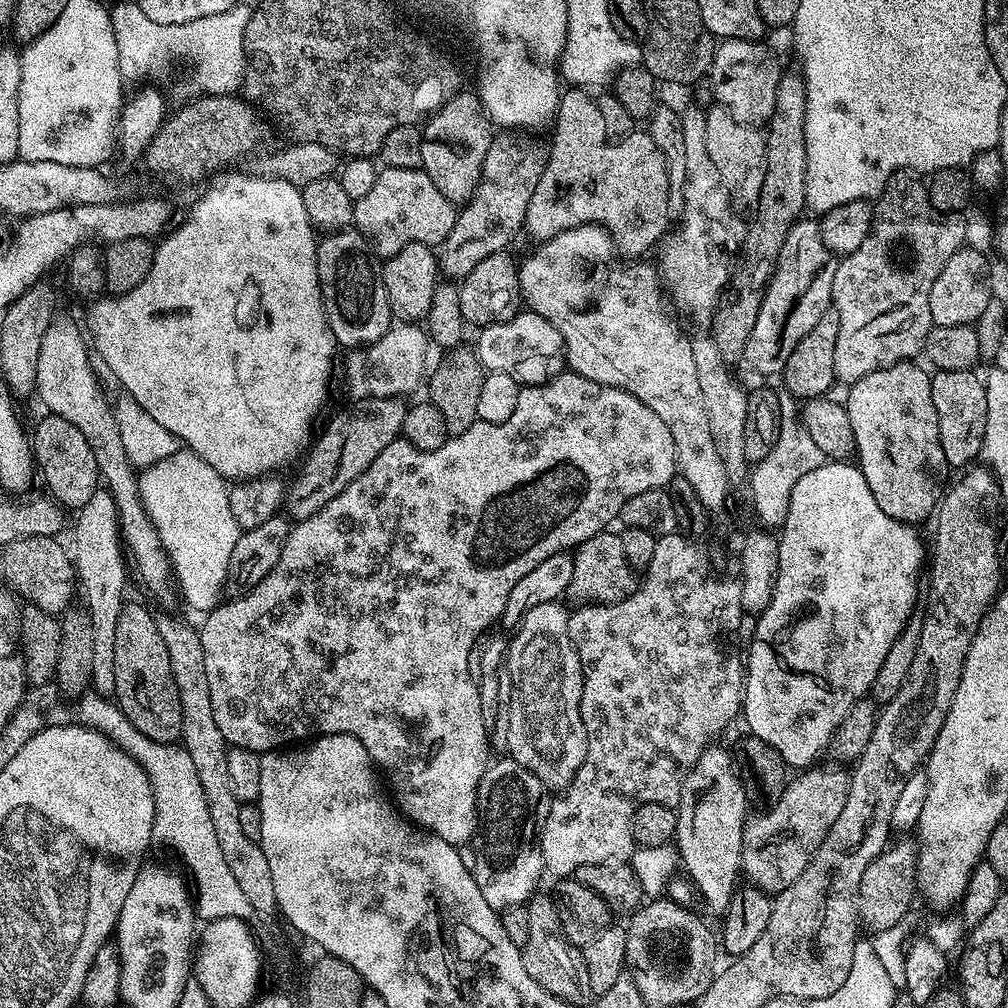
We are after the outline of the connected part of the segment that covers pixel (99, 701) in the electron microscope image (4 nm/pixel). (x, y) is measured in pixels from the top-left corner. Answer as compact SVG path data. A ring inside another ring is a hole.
M85 690L68 702L69 704L57 702L50 710L48 720L52 724L80 724L83 728L93 728L96 732L109 736L120 749L130 753L151 778L151 789L155 796L153 839L172 848L190 872L194 882L193 905L197 917L204 922L226 917L251 921L255 912L239 889L238 882L234 882L234 874L219 848L202 782L199 781L198 770L195 769L189 752L182 746L158 743L146 737L134 728L116 701L95 690Z

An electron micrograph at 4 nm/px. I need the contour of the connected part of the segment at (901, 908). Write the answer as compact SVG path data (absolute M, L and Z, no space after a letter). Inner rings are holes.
M900 838L900 841L889 843L883 852L880 852L870 862L870 866L866 866L866 874L862 874L862 882L860 883L860 895L858 897L858 907L860 910L861 921L865 925L868 924L876 932L888 932L895 924L900 924L904 920L904 915L912 908L912 903L918 897L918 869L920 867L920 845L915 839L904 840L908 838Z

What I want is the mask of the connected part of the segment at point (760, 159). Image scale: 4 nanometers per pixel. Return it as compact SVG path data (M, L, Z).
M719 106L709 107L706 118L706 151L718 169L718 178L728 195L731 211L751 213L762 190L762 178L766 174L766 146L764 132L759 127L738 122Z

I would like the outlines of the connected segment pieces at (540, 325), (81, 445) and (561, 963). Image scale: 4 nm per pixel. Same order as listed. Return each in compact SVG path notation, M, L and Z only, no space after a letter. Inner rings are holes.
M521 310L506 322L489 324L479 329L474 351L485 373L510 374L522 386L544 384L565 371L564 343L558 330L546 318Z
M44 414L36 424L36 440L34 436L34 464L44 475L47 495L57 504L68 510L79 510L86 506L97 488L101 487L102 477L98 470L98 462L94 462L94 450L90 450L90 442L66 418Z
M537 894L528 901L526 907L530 914L530 934L522 949L526 974L530 974L530 978L542 986L542 990L554 994L570 1006L591 1005L594 997L590 990L590 977L586 971L583 951L573 946L570 938L566 938L558 918L555 899L551 895Z

